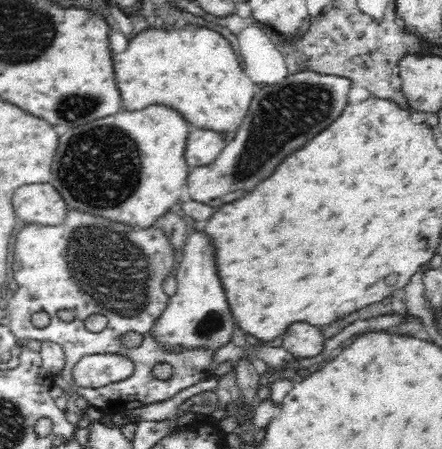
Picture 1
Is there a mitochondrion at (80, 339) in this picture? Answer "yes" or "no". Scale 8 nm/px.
no

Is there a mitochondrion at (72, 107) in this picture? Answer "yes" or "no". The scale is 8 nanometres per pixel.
yes

